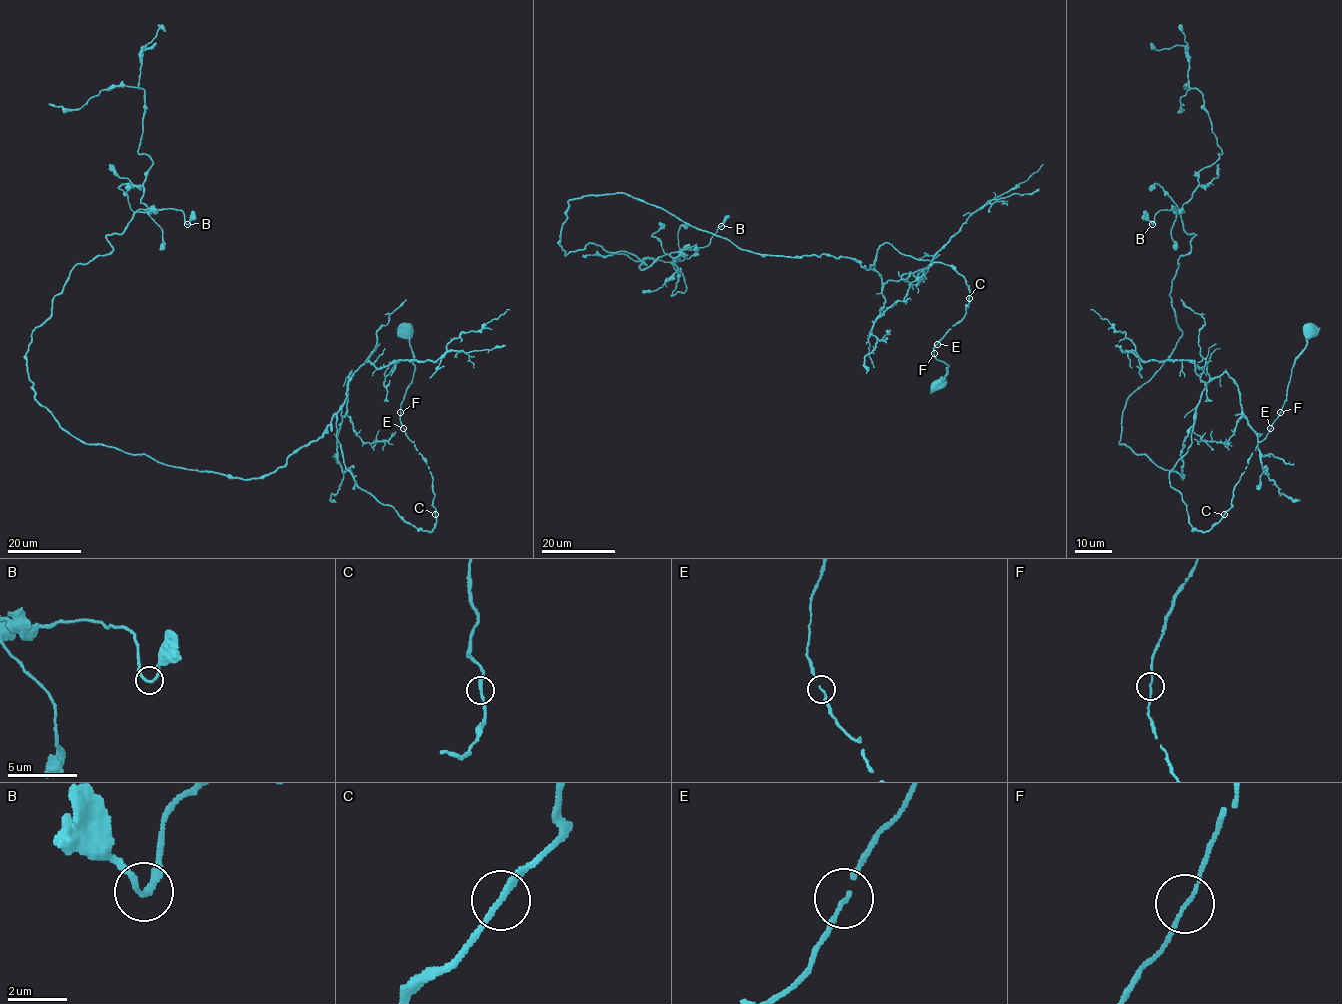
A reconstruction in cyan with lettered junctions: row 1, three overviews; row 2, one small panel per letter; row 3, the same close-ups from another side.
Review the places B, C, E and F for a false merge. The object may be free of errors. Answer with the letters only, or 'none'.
none

